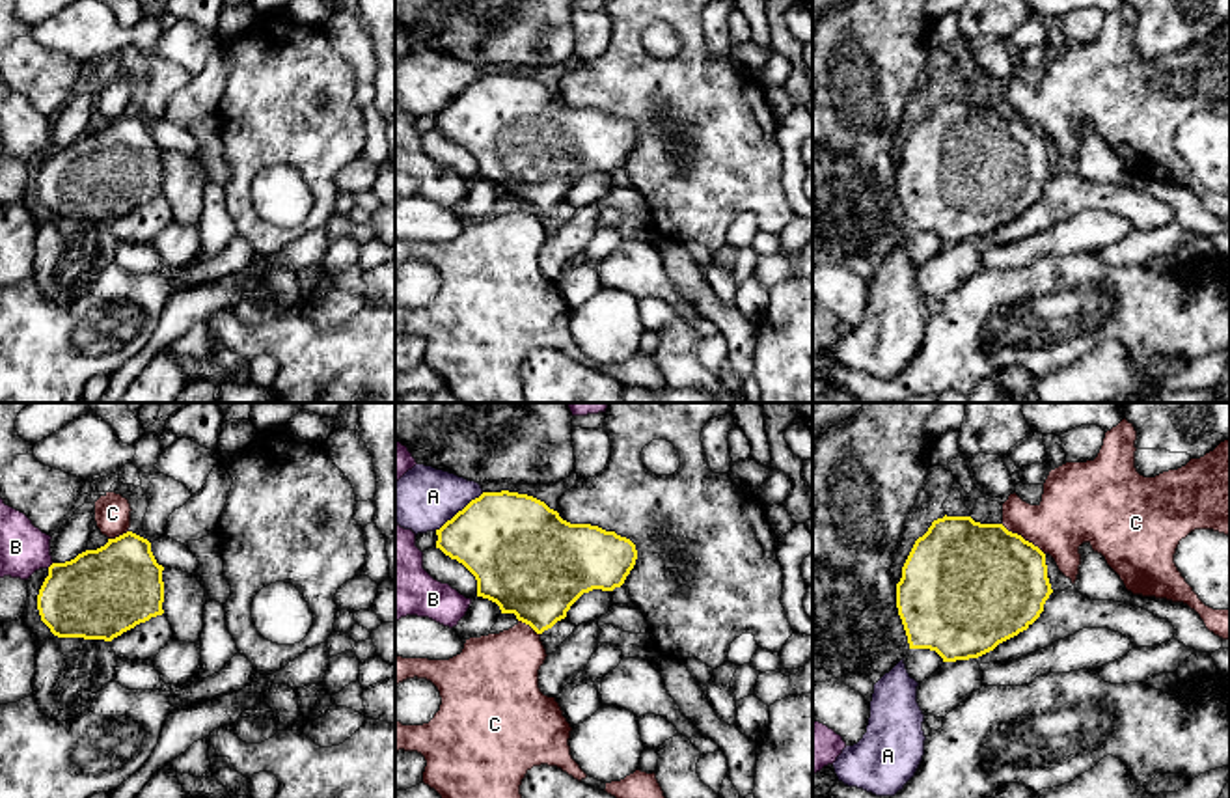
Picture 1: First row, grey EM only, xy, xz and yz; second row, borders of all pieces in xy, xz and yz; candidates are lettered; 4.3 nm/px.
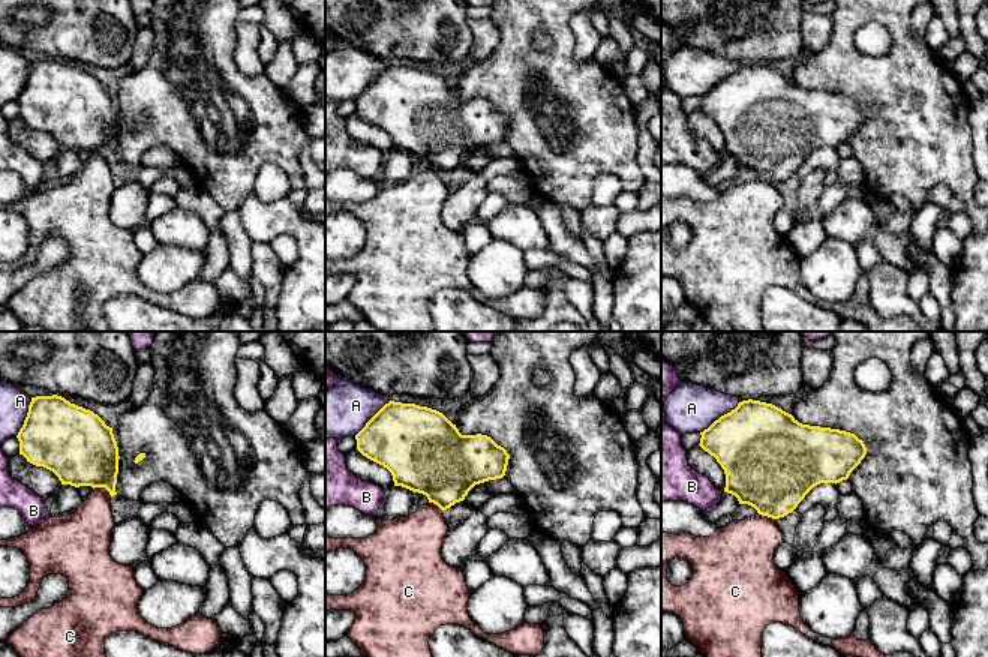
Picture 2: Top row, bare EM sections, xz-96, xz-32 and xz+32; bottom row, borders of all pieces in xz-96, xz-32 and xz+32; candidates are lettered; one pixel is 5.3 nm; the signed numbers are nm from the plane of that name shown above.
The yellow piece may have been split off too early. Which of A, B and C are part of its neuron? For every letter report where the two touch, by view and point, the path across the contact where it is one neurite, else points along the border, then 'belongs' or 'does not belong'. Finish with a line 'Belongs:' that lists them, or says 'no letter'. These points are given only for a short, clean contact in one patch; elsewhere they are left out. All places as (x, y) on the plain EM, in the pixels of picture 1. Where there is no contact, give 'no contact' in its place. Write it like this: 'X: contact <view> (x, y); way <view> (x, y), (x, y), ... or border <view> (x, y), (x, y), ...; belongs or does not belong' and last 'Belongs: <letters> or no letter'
A: contact xz (459, 94); does not belong
B: contact xy (51, 148); does not belong
C: contact yz (1022, 120); border yz (1001, 107), (1031, 123), (1044, 137); does not belong
Belongs: no letter

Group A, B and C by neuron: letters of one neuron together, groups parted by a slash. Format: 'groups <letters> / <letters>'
groups A / B / C

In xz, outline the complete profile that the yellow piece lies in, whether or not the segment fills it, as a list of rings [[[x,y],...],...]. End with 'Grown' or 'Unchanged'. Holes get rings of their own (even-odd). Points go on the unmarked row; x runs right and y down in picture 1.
[[[483,75],[436,112],[440,131],[477,162],[477,179],[514,196],[537,216],[567,200],[570,188],[593,172],[621,170],[636,147],[636,127],[591,106],[570,106],[544,84],[518,75]]]. Unchanged

